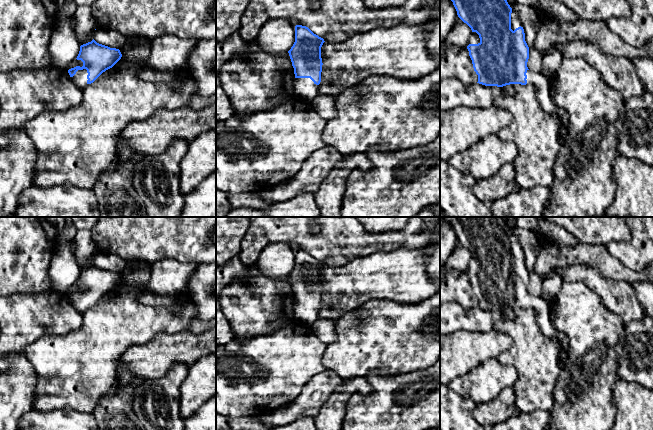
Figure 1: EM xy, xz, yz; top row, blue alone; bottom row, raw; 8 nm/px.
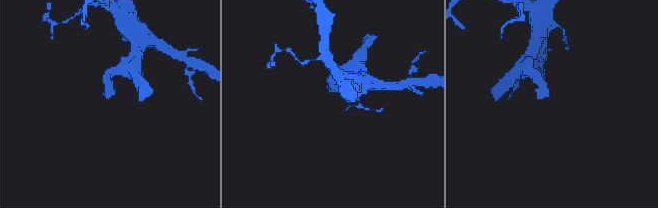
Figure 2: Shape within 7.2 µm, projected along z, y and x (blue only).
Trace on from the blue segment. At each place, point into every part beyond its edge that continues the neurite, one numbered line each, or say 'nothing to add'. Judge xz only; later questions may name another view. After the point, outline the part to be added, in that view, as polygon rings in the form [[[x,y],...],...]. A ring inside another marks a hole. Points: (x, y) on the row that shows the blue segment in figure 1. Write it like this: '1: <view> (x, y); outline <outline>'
1: xz (304, 88); outline [[[295,78],[294,93],[296,98],[308,103],[318,95],[318,85],[310,78]]]

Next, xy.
1: xy (79, 79); outline [[[86,69],[78,70],[76,74],[73,77],[71,77],[71,80],[80,90],[83,91],[84,88],[88,85],[87,75],[88,73]]]

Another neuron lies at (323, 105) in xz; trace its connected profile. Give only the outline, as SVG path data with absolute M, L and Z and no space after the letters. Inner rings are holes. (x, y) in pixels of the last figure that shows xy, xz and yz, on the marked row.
M318 94L307 104L311 109L316 111L322 118L327 121L335 117L335 106L333 99L329 96Z

